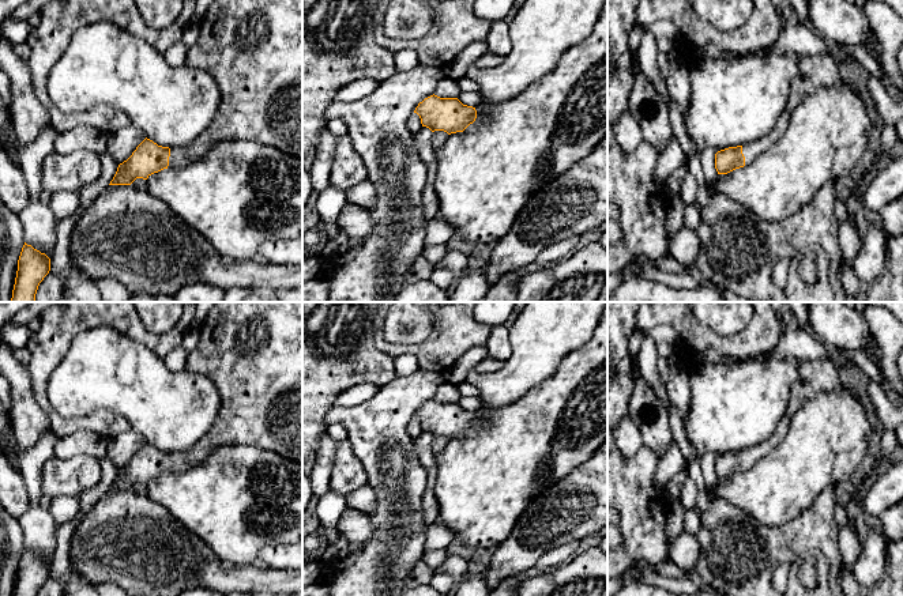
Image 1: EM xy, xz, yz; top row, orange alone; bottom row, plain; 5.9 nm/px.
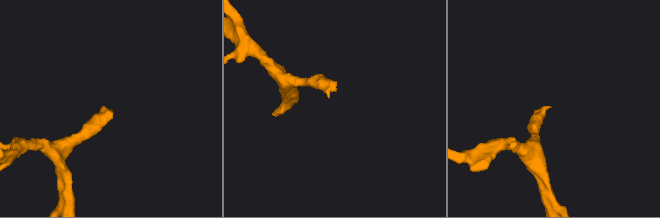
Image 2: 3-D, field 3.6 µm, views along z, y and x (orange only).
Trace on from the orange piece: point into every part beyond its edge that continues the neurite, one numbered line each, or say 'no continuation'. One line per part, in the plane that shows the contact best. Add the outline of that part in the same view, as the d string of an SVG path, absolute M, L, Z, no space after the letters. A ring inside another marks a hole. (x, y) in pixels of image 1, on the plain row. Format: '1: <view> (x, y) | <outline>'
1: xy (252, 351) | M214 302L200 328L199 344L188 352L184 369L203 374L217 385L221 408L210 431L192 449L183 453L170 453L169 474L183 472L202 463L214 449L225 445L257 446L302 464L302 302Z

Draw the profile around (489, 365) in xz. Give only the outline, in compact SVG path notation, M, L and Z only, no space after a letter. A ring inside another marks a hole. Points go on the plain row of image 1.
M488 355L485 359L475 365L474 373L492 374L503 369L503 366L503 362L498 362L497 359Z

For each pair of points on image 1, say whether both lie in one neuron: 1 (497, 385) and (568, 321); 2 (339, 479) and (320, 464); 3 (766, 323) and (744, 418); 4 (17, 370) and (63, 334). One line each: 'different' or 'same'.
1: same
2: different
3: different
4: different

